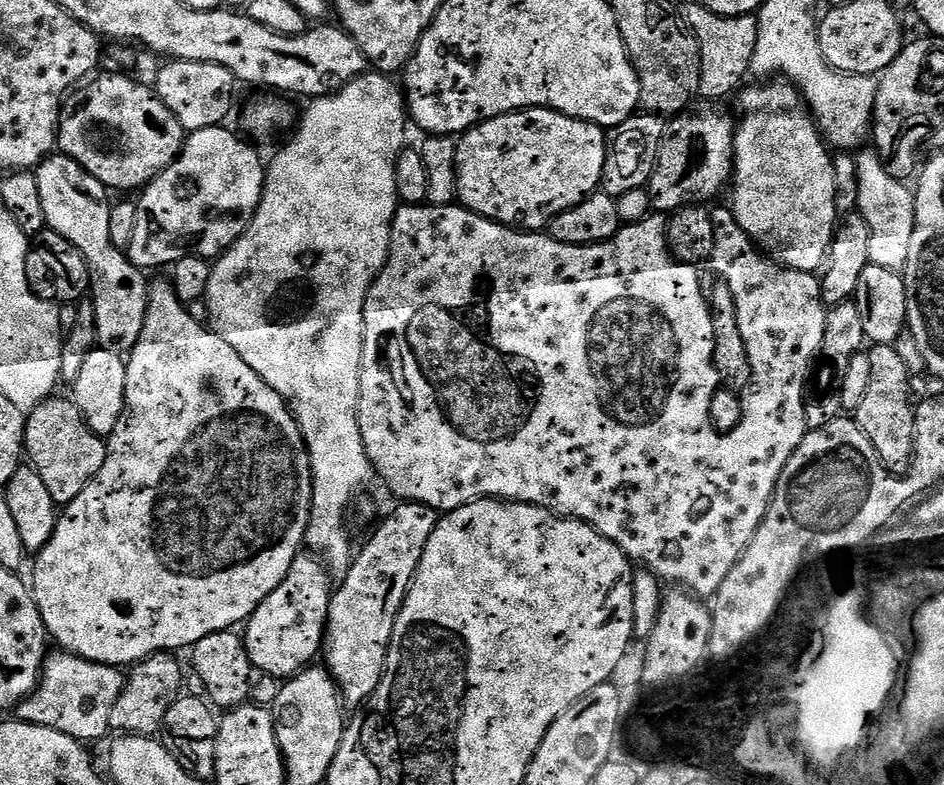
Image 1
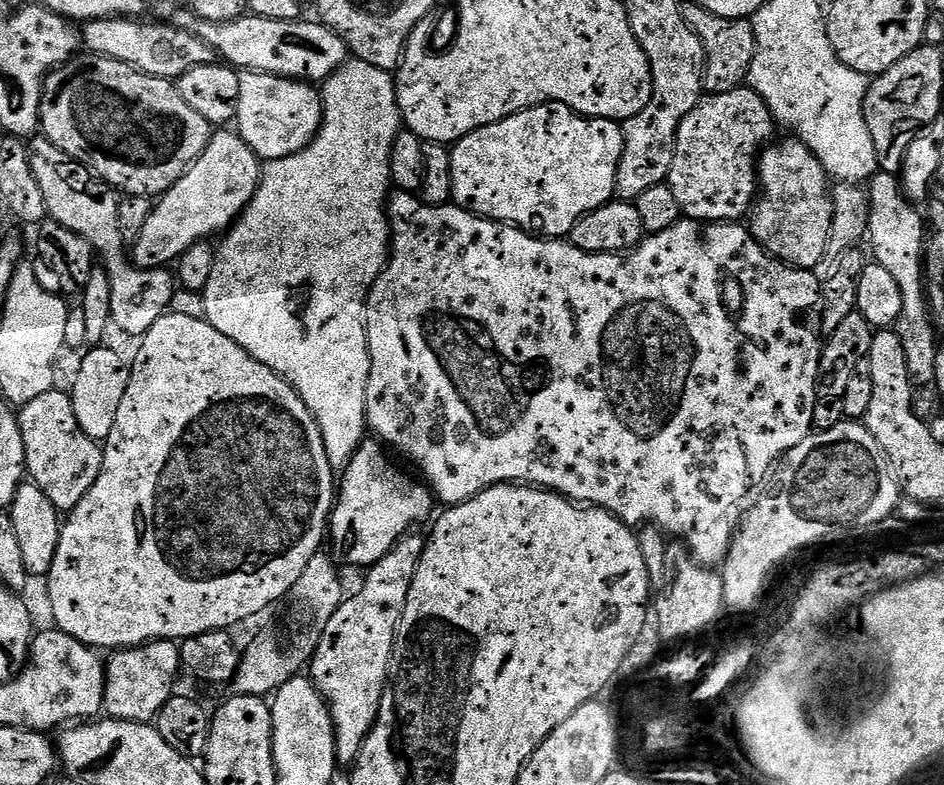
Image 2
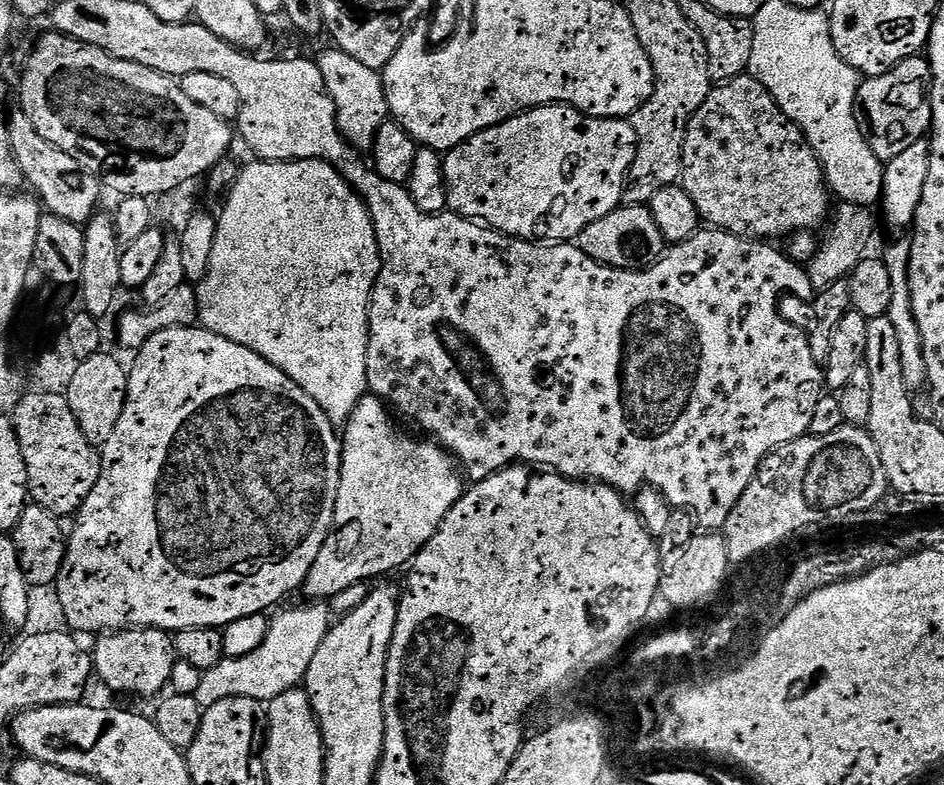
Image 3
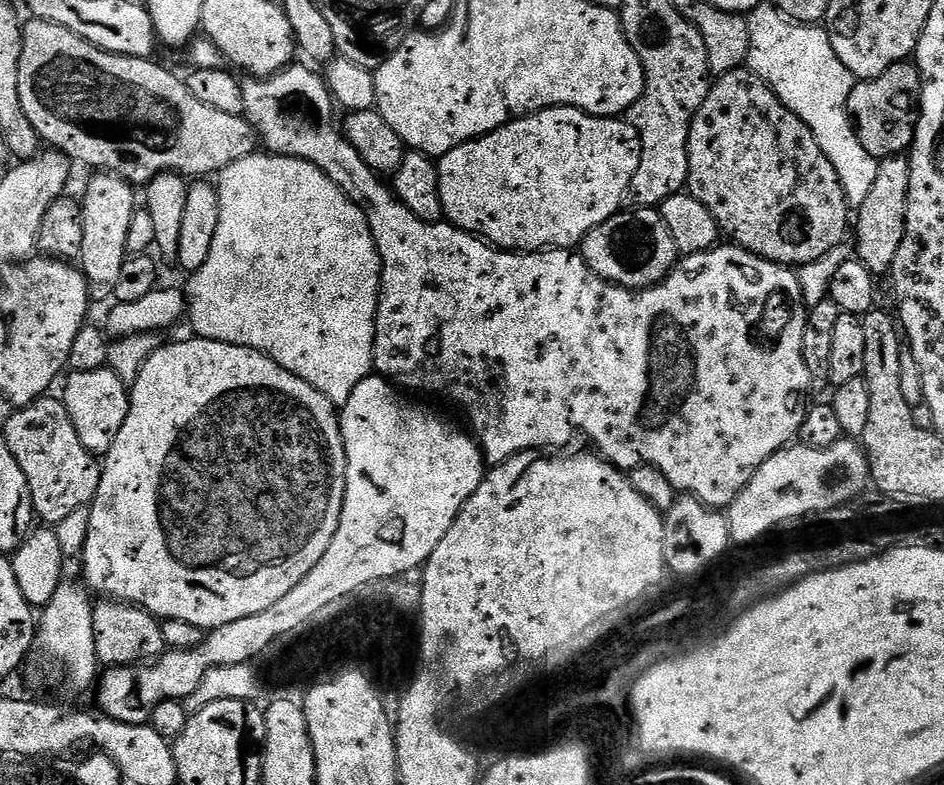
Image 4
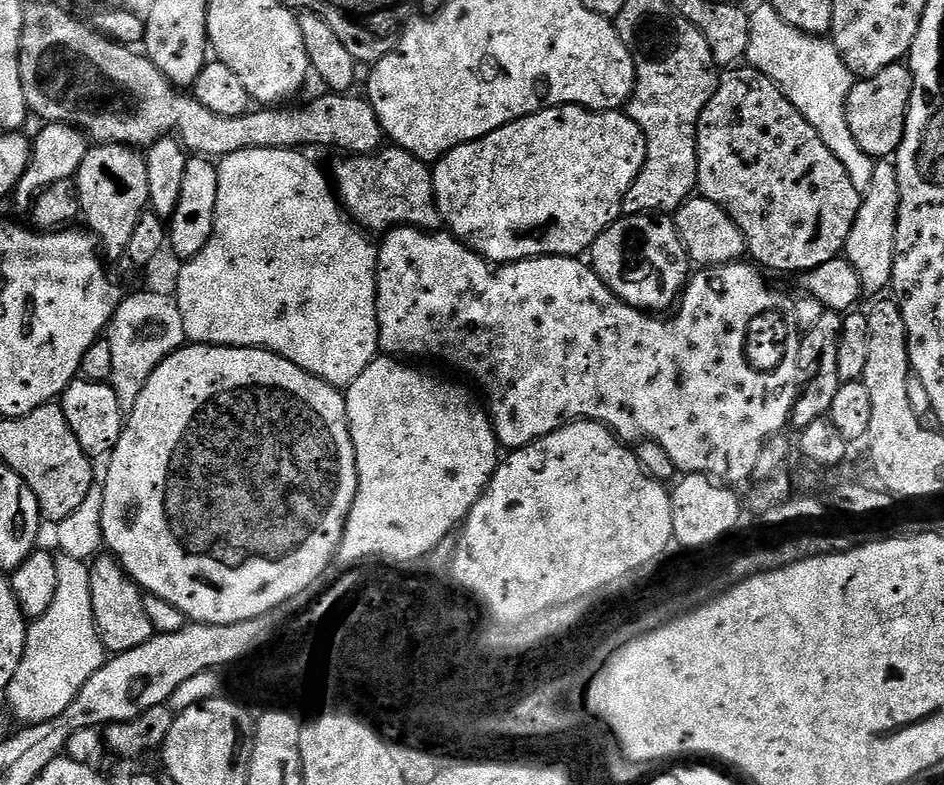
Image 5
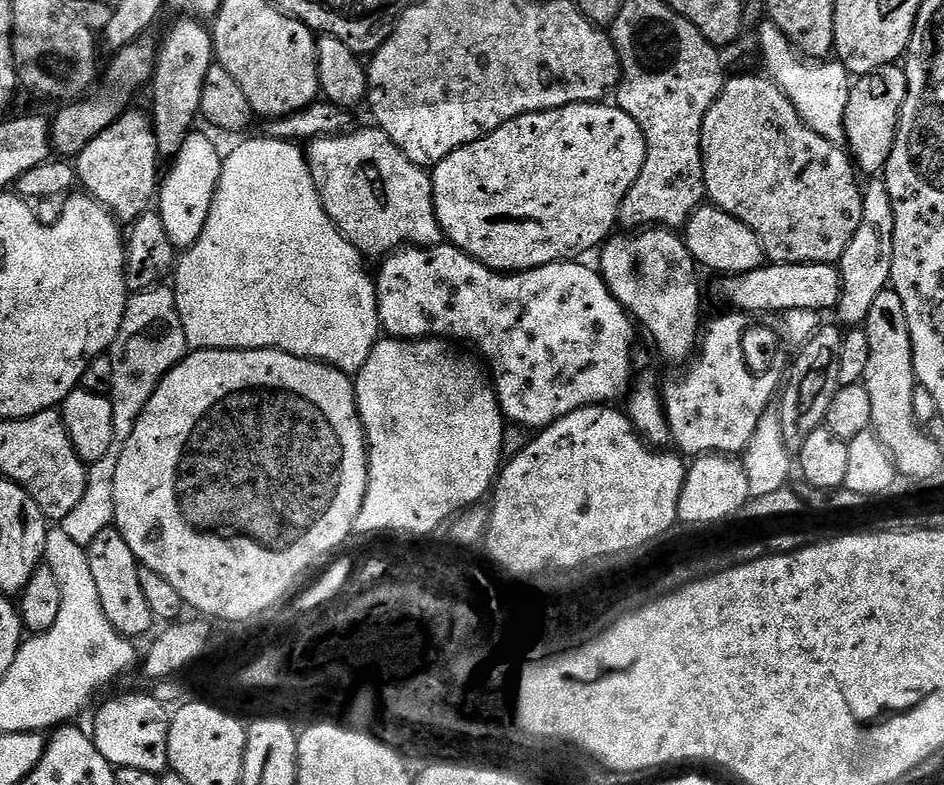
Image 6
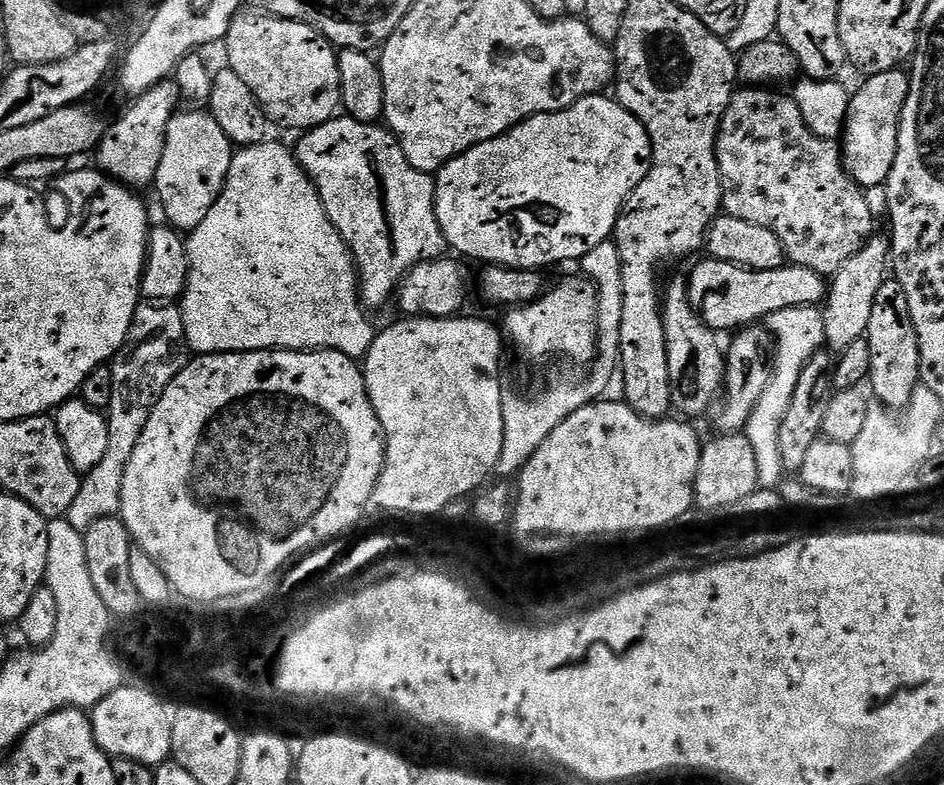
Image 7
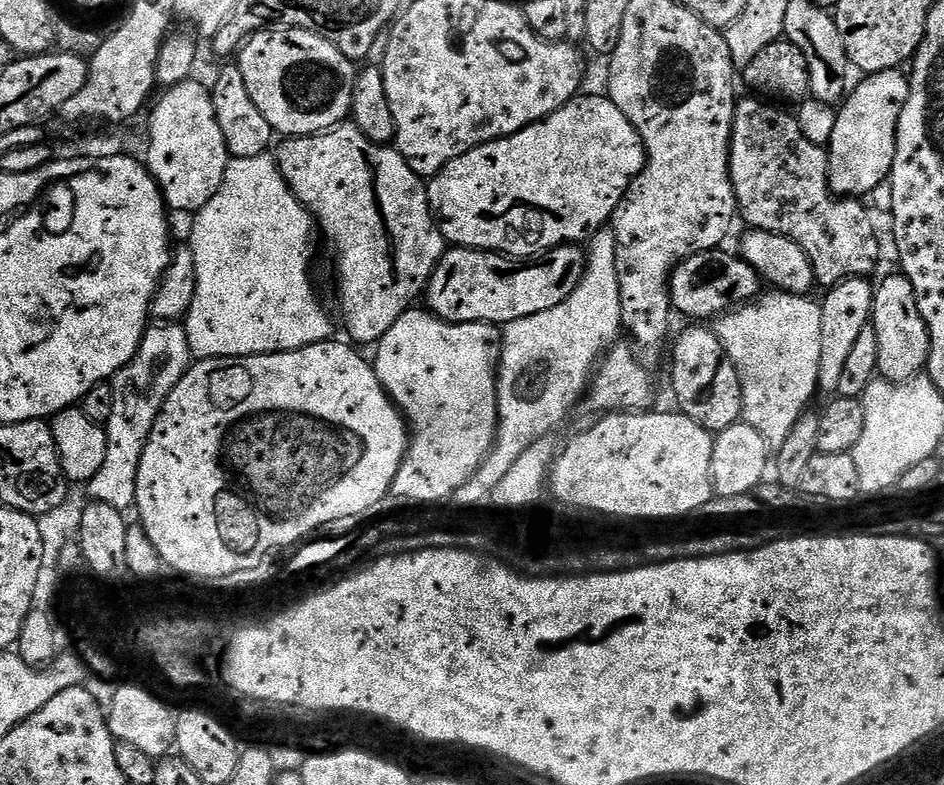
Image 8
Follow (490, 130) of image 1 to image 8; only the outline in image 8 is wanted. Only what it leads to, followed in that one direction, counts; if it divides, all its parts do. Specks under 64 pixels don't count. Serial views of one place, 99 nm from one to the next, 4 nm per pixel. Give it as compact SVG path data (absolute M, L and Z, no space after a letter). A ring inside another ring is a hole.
M577 95L568 103L563 104L557 112L549 114L545 120L527 124L525 128L518 130L512 136L491 140L489 144L483 144L454 158L441 172L437 172L427 181L428 201L432 207L432 215L435 216L436 226L449 245L478 248L482 252L499 252L513 258L536 258L551 249L560 247L561 244L575 245L577 242L587 241L593 232L605 227L611 221L614 210L623 202L624 195L628 193L632 179L644 168L646 159L644 143L638 130L630 122L630 118L626 118L626 114L622 114L622 110L618 110L618 106L614 106L614 102L609 100L607 95L584 95Z

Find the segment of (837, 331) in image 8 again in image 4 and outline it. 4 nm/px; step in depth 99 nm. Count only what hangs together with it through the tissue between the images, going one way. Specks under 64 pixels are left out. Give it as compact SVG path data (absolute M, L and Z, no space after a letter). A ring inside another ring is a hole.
M885 156L879 161L878 176L870 194L860 204L854 216L854 236L856 232L855 255L874 274L891 273L894 254L902 246L902 234L906 230L906 210L910 194L910 166L908 156Z

